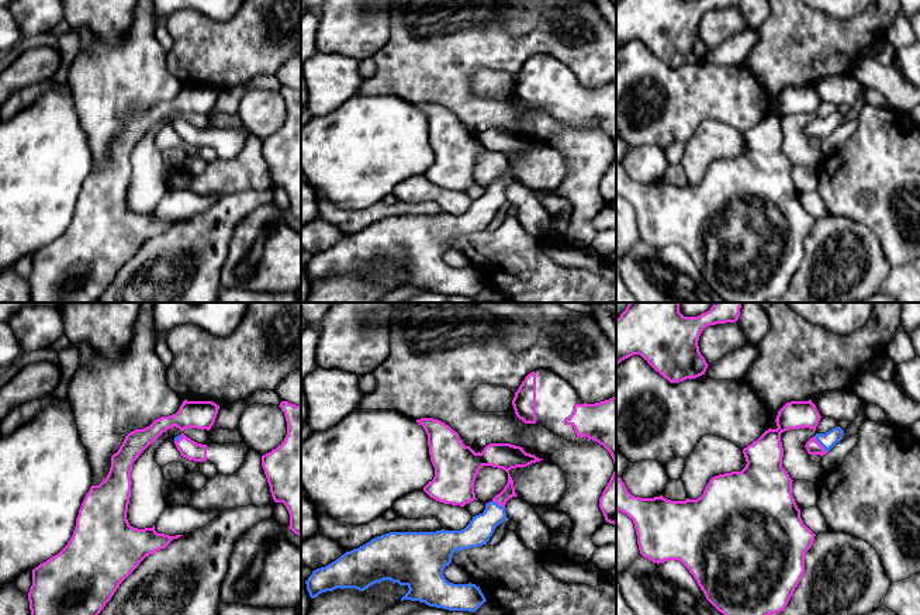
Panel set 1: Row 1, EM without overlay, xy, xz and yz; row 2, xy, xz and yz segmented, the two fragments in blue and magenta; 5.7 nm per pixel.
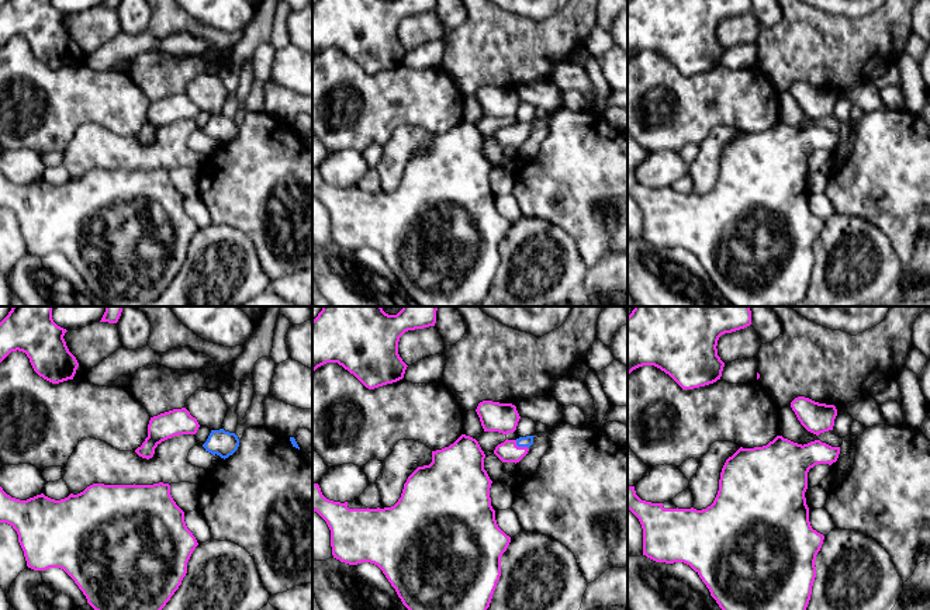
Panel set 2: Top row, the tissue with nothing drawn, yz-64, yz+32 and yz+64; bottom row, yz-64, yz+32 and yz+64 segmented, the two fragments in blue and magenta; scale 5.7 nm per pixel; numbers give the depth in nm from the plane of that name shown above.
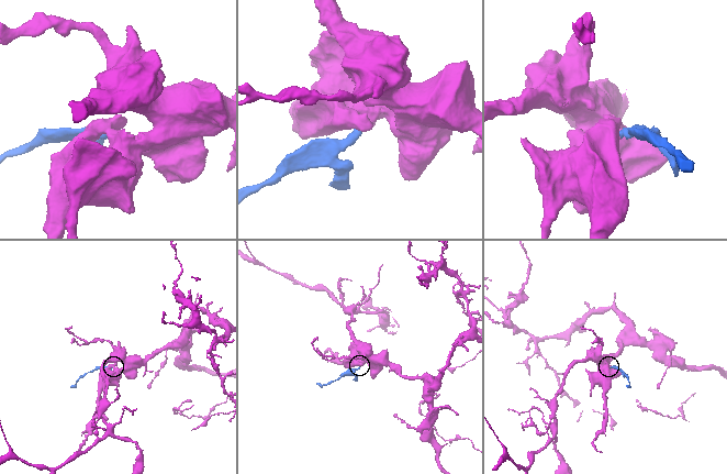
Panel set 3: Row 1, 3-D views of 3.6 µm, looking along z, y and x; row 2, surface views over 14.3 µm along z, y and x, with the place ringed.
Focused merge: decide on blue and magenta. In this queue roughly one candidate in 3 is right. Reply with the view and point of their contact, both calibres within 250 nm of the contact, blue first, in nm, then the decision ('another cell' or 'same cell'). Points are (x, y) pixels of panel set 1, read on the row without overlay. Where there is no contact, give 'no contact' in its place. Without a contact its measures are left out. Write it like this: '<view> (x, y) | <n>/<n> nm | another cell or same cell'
yz (820, 128) | 90/80 nm | same cell

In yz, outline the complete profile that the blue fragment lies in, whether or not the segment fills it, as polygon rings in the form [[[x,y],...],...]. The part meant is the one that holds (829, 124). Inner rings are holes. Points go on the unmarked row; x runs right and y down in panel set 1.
[[[840,111],[833,113],[826,118],[816,118],[810,122],[805,132],[809,139],[826,139],[837,127],[843,124],[844,115]]]

